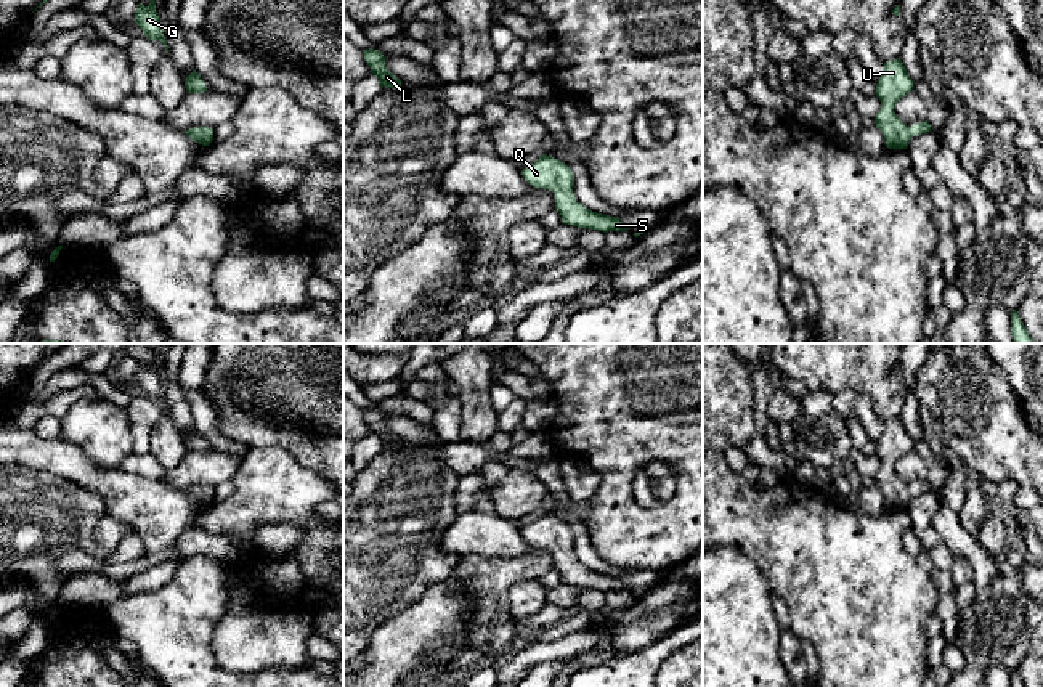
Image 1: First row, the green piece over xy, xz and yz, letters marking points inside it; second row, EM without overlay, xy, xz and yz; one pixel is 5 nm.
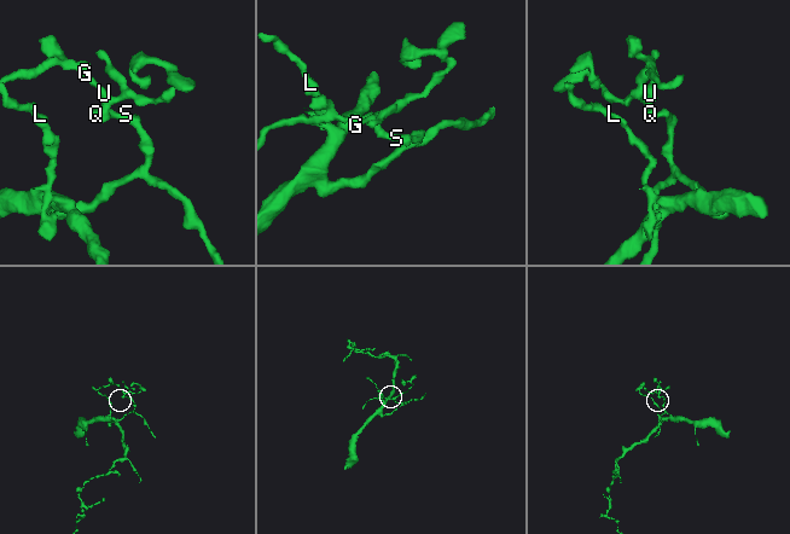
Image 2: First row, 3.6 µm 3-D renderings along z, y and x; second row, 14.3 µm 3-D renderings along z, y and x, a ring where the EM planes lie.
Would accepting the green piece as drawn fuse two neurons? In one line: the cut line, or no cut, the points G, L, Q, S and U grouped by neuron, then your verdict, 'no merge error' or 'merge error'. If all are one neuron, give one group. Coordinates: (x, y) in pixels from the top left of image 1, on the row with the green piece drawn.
no cut | G L Q S U | no merge error

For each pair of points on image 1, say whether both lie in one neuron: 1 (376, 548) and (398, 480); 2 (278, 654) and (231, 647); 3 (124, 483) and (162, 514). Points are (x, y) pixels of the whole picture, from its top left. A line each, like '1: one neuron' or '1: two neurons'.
1: one neuron
2: one neuron
3: one neuron

